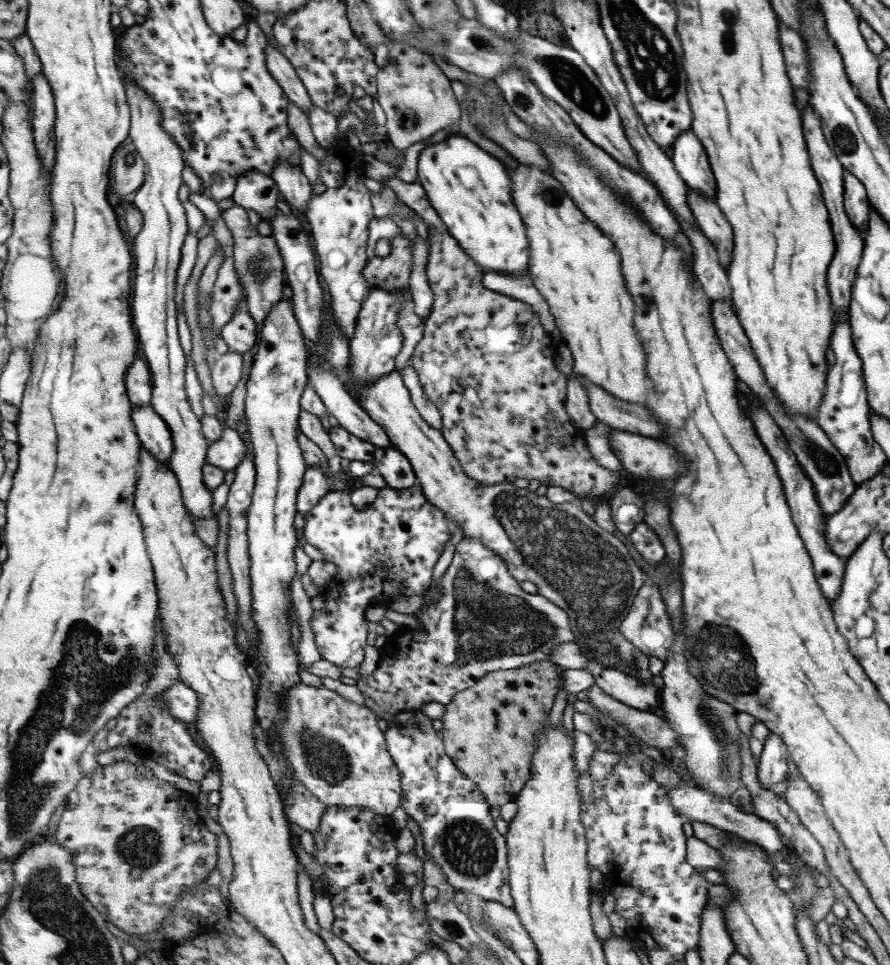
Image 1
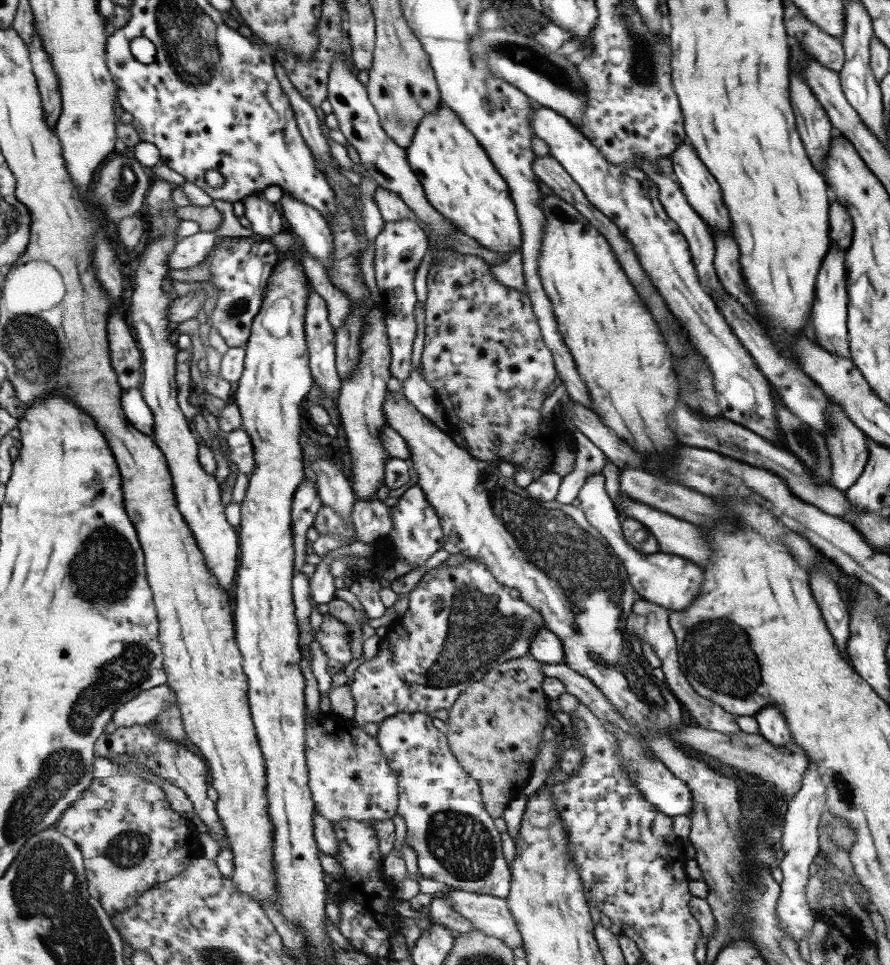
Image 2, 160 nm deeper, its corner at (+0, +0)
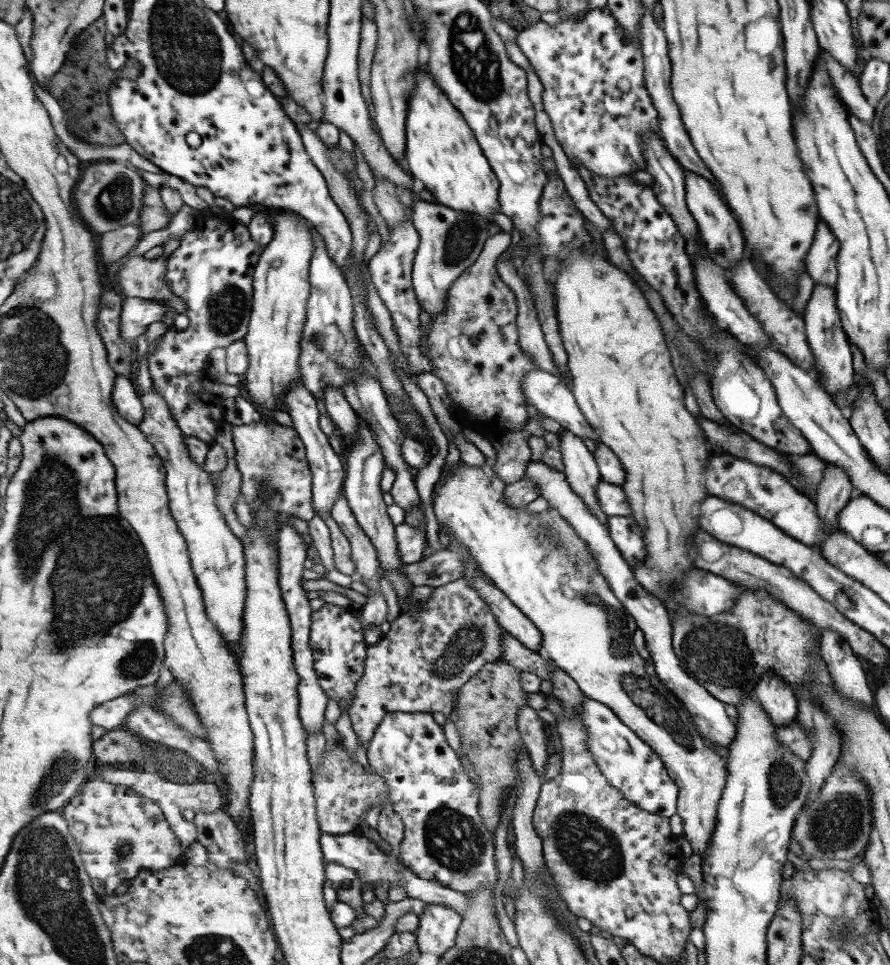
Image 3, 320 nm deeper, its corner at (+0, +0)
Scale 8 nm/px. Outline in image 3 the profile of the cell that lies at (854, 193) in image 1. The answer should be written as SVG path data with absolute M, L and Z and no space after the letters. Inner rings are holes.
M820 221L815 227L811 242L804 258L806 274L814 283L826 284L834 288L838 277L835 266L838 242L823 221Z

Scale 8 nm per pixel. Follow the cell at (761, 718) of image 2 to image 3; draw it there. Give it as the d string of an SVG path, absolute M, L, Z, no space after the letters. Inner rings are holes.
M765 671L756 682L752 693L775 728L788 725L795 720L798 710L793 690L775 673Z

